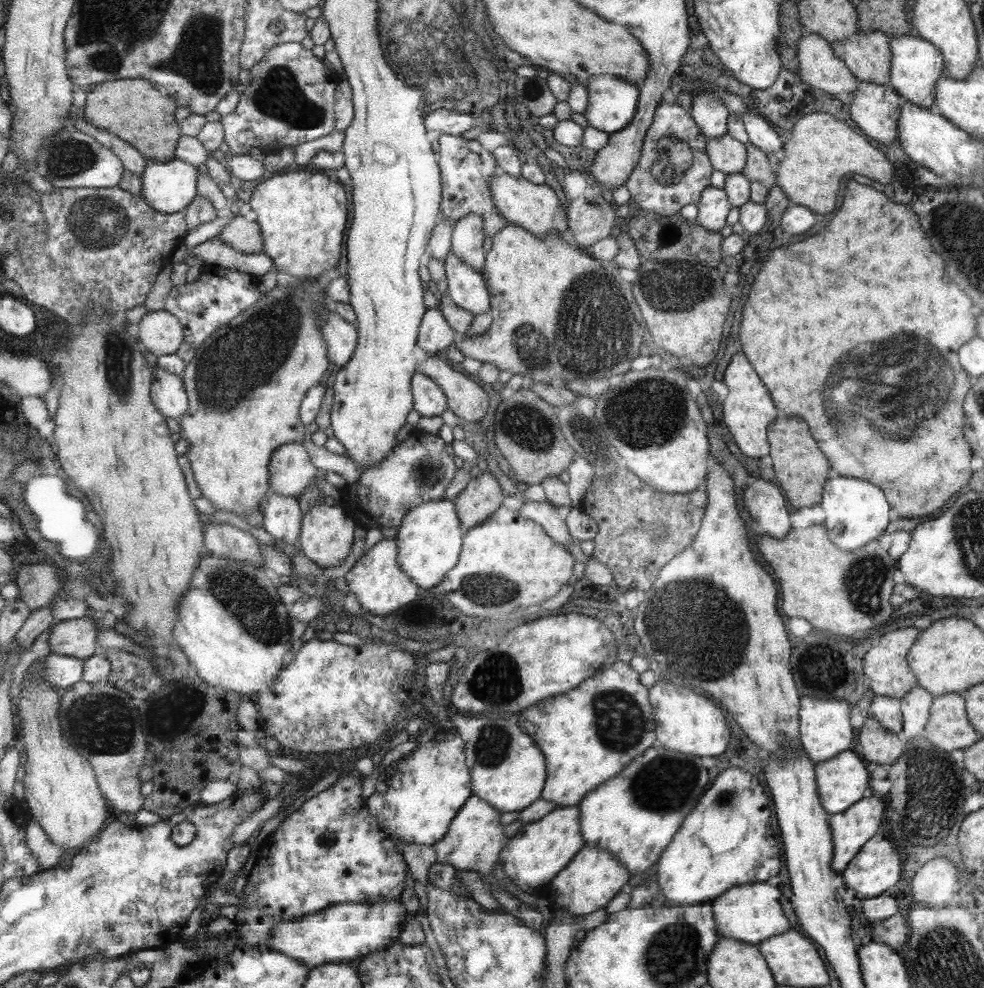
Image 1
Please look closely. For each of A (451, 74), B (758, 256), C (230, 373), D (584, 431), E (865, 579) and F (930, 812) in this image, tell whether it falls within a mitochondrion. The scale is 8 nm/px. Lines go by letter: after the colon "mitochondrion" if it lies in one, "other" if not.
A: mitochondrion
B: other
C: mitochondrion
D: mitochondrion
E: mitochondrion
F: mitochondrion

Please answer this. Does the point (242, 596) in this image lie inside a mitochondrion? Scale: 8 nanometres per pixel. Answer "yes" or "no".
yes

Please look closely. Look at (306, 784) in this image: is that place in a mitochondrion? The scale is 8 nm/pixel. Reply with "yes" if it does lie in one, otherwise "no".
no

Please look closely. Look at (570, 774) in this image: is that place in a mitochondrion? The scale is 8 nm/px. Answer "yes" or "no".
no

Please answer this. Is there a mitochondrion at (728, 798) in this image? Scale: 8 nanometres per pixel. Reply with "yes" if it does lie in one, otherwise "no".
yes

